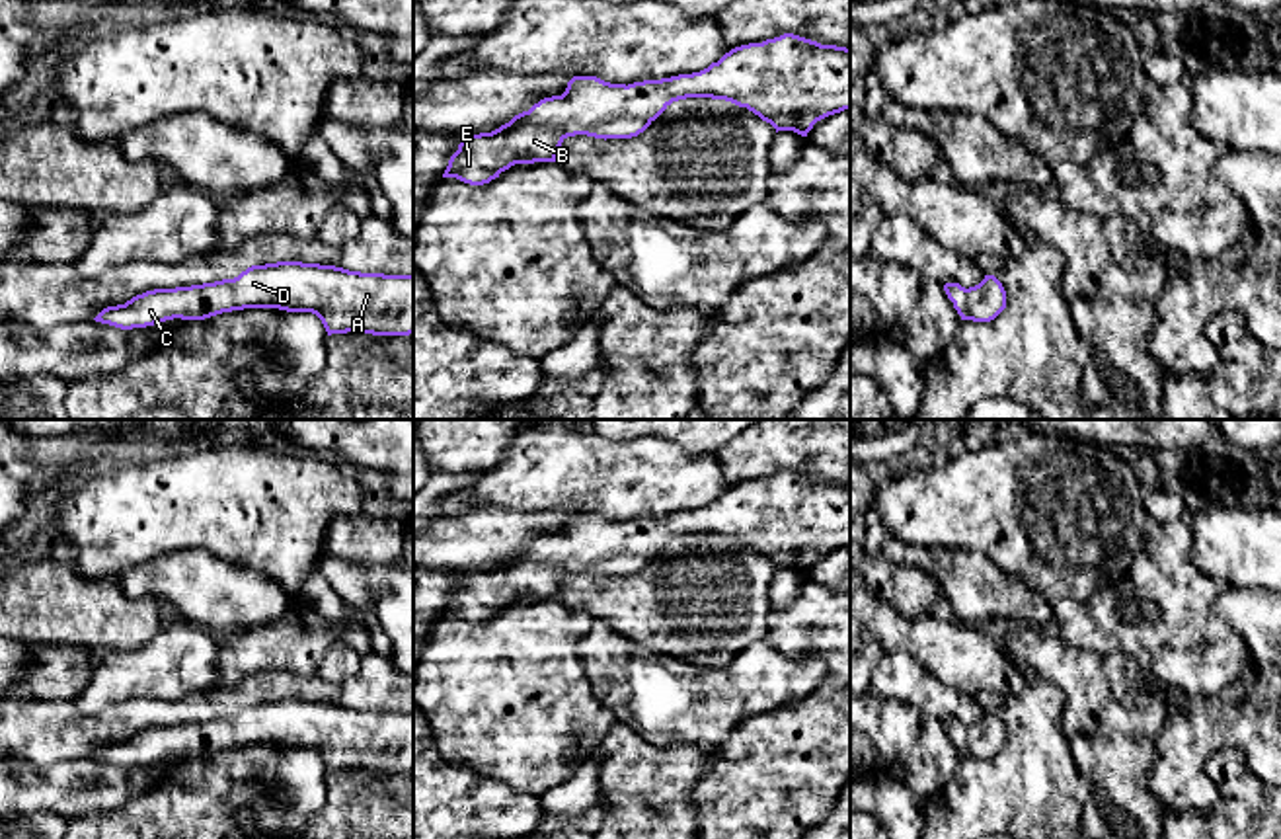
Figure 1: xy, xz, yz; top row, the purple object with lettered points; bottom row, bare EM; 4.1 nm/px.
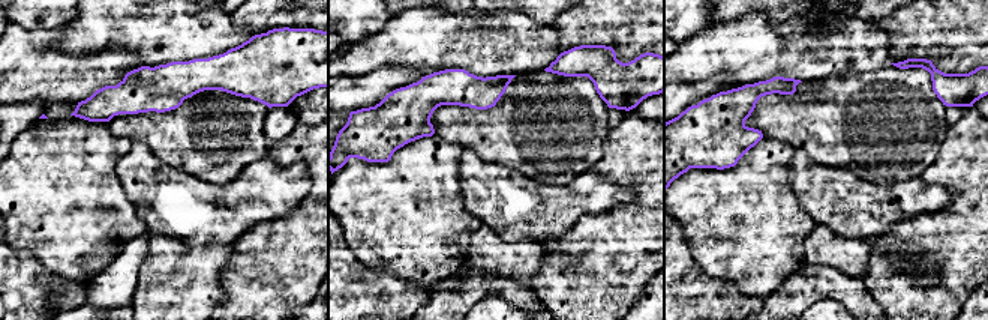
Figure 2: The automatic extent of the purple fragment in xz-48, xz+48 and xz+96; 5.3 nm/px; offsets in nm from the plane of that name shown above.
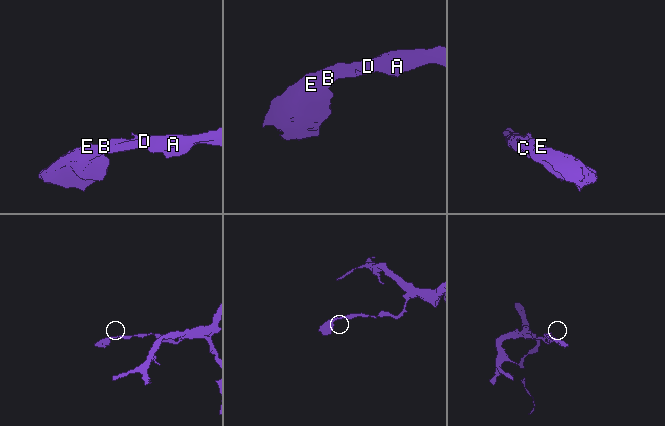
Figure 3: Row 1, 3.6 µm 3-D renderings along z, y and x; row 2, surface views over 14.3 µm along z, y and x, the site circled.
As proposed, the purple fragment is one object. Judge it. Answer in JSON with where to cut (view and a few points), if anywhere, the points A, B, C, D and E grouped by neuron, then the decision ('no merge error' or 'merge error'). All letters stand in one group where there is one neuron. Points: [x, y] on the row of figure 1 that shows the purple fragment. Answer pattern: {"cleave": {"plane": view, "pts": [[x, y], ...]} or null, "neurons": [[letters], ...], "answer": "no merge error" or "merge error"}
{"cleave": null, "neurons": [["A", "B", "C", "D", "E"]], "answer": "no merge error"}

